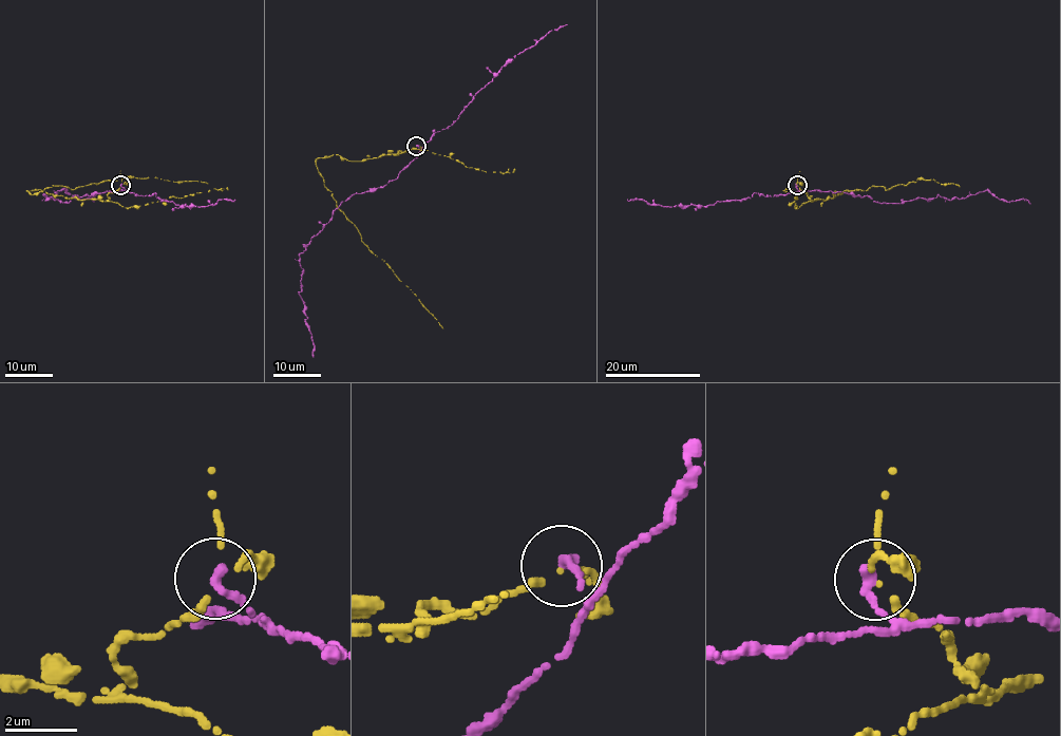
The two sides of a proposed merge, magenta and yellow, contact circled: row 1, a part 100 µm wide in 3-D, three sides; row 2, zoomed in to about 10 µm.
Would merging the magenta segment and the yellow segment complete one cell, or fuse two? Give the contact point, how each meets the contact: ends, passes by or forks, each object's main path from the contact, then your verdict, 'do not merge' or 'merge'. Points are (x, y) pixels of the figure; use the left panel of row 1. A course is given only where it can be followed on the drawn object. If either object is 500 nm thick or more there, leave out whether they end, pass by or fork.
(120, 185) | magenta ends | yellow passes by | magenta via (120, 185), (128, 191), (75, 194), (63, 203), (43, 195), (52, 199), (62, 189), (94, 202) | yellow via (120, 186), (107, 195), (107, 202), (26, 190), (54, 185), (75, 189), (127, 176), (207, 183) | do not merge

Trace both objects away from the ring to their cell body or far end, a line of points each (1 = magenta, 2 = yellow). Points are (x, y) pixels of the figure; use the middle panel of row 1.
1: (417, 146), (419, 153), (395, 180), (352, 194), (299, 255), (300, 293), (313, 357)
2: (416, 146), (362, 162), (333, 154), (318, 157), (316, 166), (362, 241), (386, 263), (442, 328)

